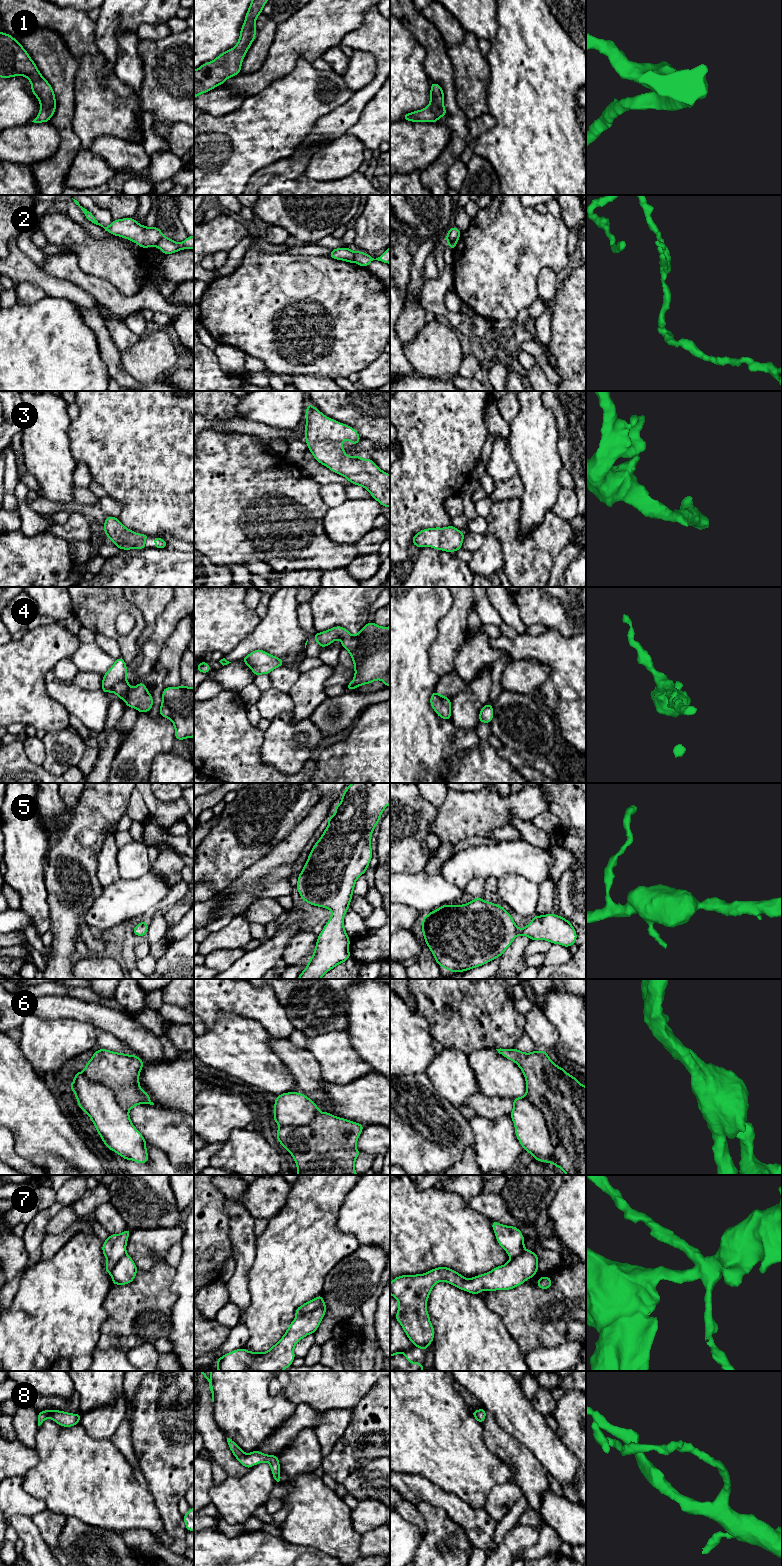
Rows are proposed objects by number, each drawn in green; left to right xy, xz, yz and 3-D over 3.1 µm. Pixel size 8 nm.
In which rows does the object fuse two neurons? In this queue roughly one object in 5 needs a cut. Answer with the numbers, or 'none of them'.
2, 6, 7

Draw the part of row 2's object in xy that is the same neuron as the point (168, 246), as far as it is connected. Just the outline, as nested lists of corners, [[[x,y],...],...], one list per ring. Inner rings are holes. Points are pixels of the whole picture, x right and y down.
[[[163,236],[156,247],[165,255],[173,254],[183,249],[194,249],[194,236],[188,236],[183,242],[177,243],[174,240]]]

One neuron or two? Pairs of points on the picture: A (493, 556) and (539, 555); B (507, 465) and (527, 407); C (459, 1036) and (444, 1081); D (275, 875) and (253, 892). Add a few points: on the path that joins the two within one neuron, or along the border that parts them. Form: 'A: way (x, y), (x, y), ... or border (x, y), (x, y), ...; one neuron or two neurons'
A: border (493, 534), (500, 544), (503, 568); two neurons
B: border (508, 439), (510, 454), (515, 463), (517, 473); two neurons
C: border (444, 1047), (461, 1050), (467, 1055); two neurons
D: way (270, 878), (258, 887); one neuron

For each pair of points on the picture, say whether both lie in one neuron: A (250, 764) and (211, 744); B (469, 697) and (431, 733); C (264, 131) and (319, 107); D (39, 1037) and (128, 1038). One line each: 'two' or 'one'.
A: one
B: two
C: one
D: two

